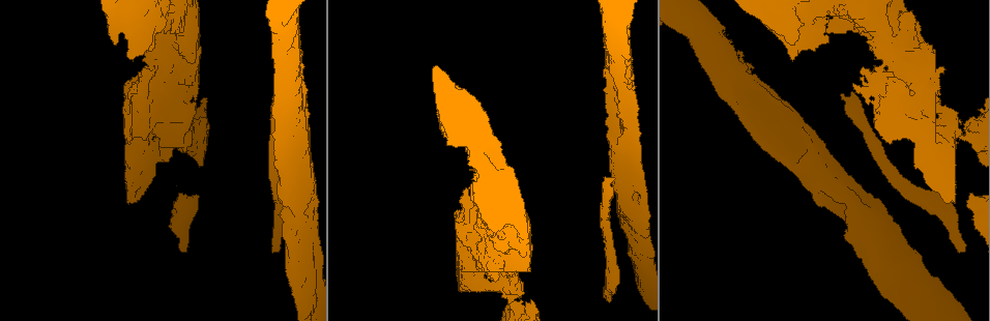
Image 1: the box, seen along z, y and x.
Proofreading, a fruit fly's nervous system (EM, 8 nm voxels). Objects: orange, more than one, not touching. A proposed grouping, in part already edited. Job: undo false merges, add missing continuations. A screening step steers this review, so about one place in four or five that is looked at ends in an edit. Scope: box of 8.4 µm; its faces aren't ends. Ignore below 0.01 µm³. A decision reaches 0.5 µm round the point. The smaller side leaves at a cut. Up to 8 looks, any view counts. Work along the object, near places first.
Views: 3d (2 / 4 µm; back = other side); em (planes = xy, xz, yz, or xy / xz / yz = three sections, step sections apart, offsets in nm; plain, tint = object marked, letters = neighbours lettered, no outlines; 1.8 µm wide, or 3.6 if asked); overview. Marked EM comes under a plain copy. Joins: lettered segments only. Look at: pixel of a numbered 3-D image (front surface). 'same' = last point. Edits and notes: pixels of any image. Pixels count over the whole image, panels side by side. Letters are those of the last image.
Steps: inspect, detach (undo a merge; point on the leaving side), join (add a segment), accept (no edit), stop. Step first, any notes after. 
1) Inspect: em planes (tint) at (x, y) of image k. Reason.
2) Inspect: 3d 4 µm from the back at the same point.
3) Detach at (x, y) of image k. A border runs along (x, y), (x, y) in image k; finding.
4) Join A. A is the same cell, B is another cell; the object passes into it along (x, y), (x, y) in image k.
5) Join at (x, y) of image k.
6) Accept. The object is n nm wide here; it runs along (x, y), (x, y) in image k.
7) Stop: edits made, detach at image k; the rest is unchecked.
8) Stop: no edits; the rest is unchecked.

Inspect: em yz step 16 (letters) at (613, 179) of image 1. End of a long branch.

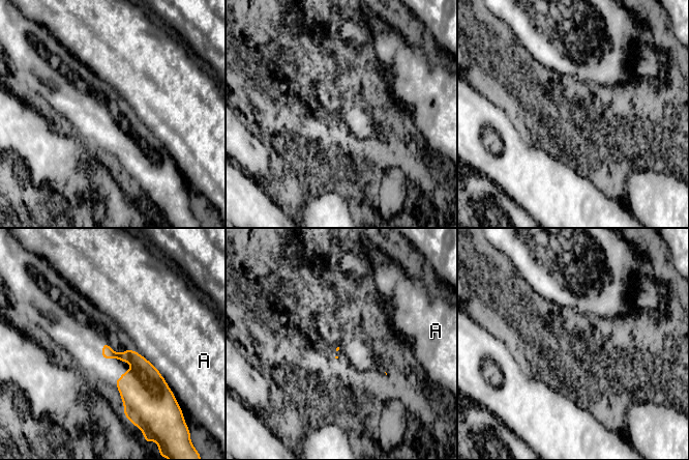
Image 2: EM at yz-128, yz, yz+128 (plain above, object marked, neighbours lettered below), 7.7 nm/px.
Accept. The longest contact is with A, 420 nm; A is another cell; a border runs along (128, 348), (143, 355), (168, 383) in image 2; none of them fits.

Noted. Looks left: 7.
Inspect: em planes (tint) at (611, 298) of image 1. Free end.

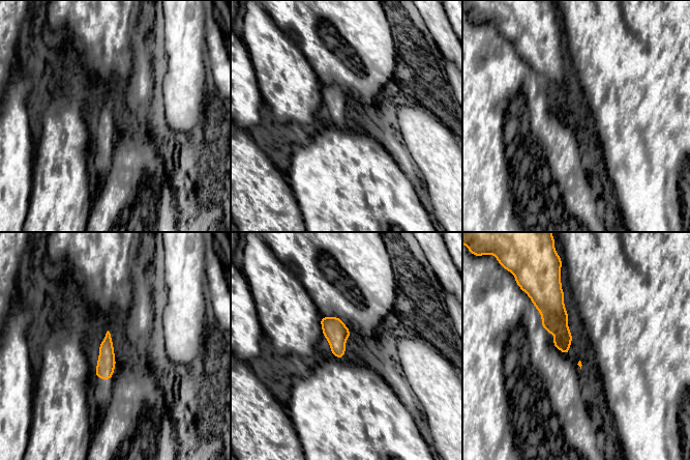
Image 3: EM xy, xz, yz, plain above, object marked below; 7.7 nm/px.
Inspect: em planes (letters) at the same point.

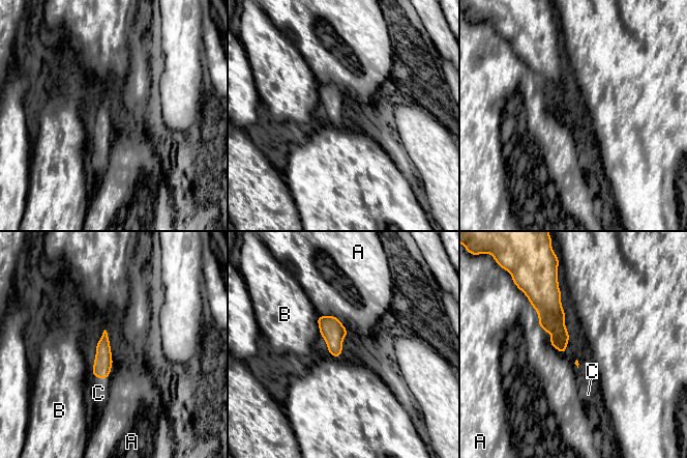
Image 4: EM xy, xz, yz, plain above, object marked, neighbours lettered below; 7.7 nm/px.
Join C. The object is 130 nm wide here; C is the same cell, A and B are other cells; the object passes into it along (102, 363), (101, 377), (98, 393) in image 4; the neuron continues.

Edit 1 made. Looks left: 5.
Inspect: 3d 4 µm at (114, 30) of image 1.

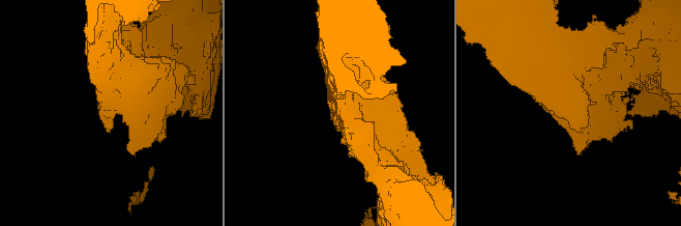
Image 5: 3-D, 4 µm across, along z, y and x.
Inspect: em 3.6 µm yz step 16 (tint) at (572, 112) of image 5.

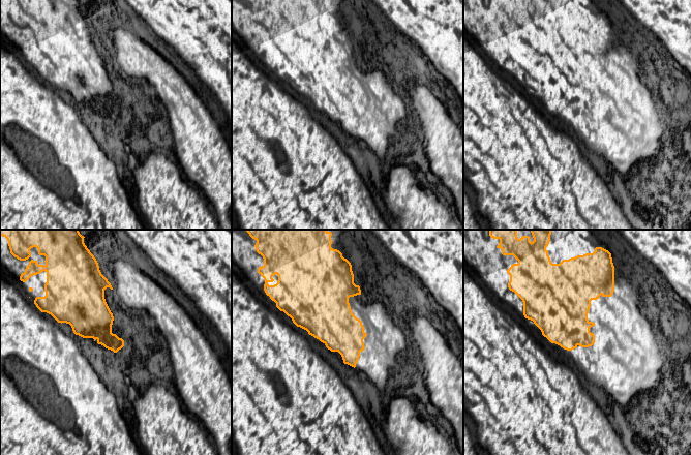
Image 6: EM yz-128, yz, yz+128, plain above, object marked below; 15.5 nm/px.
Inspect: em 3.6 µm yz step 16 (letters) at the same point. What lies round it.

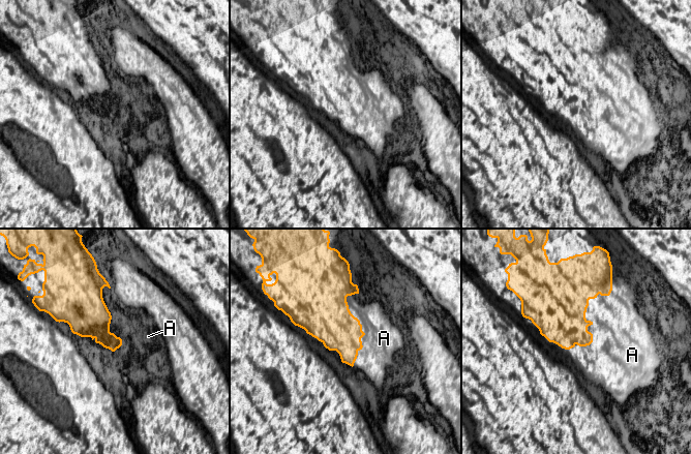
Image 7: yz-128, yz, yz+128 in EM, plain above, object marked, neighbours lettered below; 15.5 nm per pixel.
Join A. A is the same cell; it goes on there.

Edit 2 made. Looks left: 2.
Stop: edits made, join at image 4, join at image 7; the rest is unchecked.

